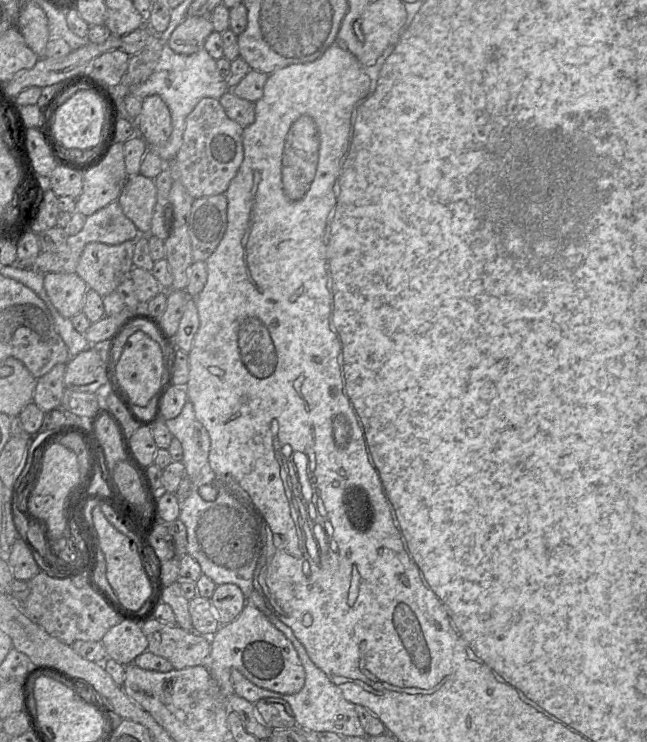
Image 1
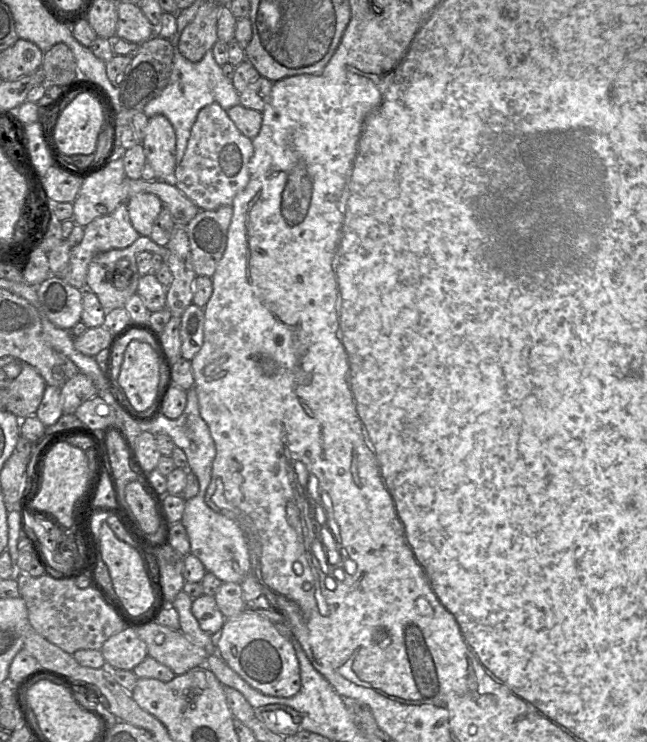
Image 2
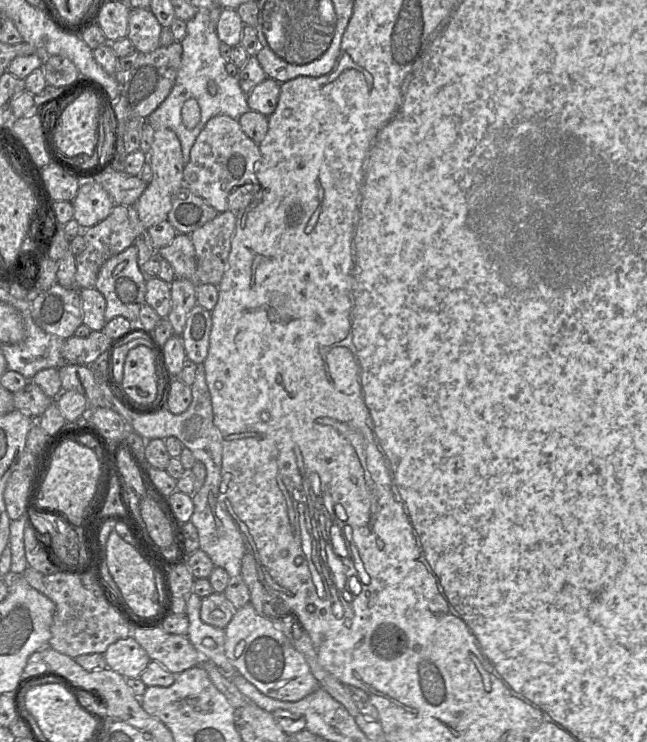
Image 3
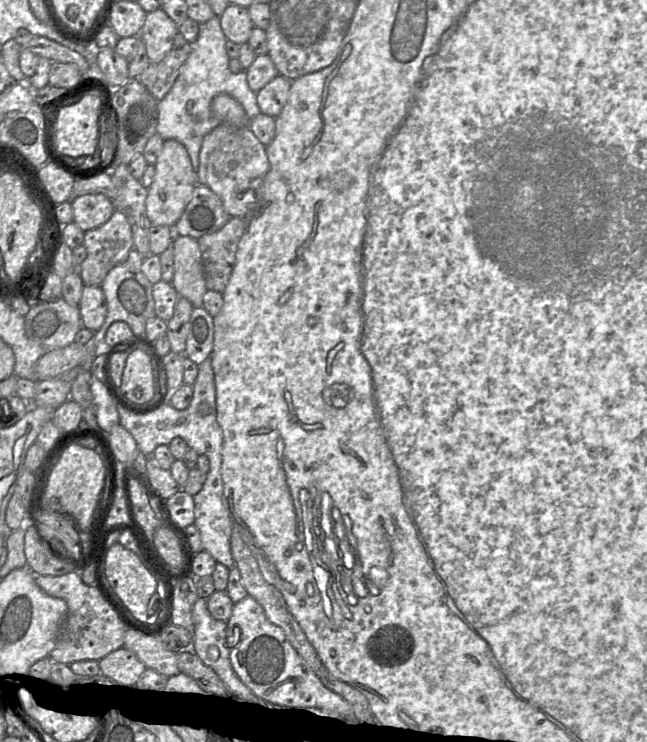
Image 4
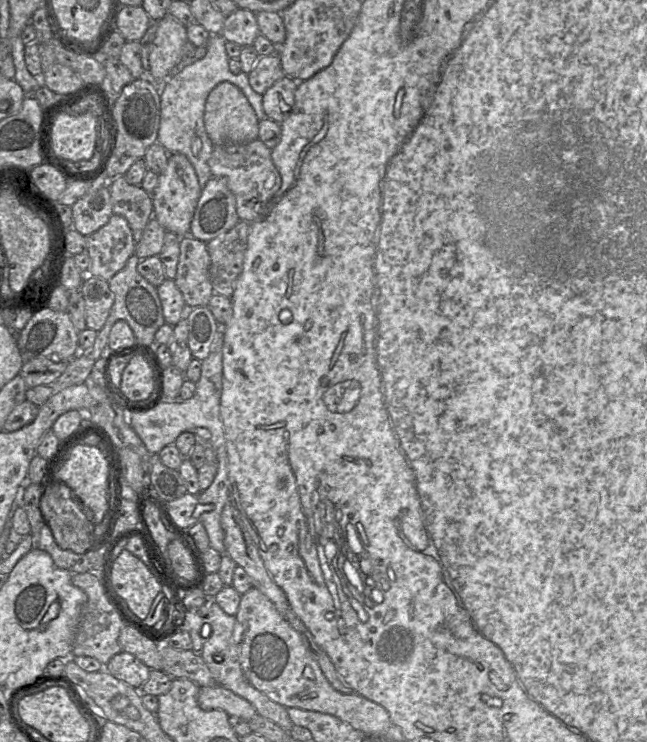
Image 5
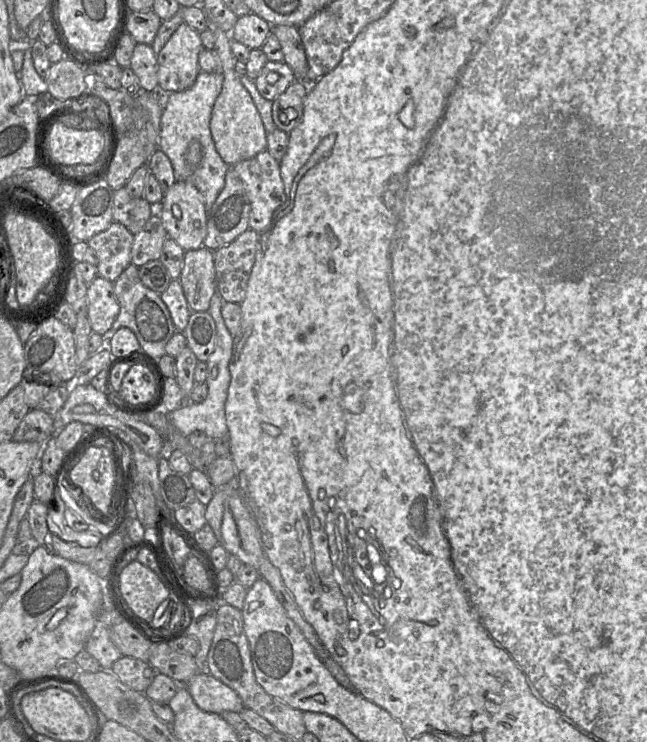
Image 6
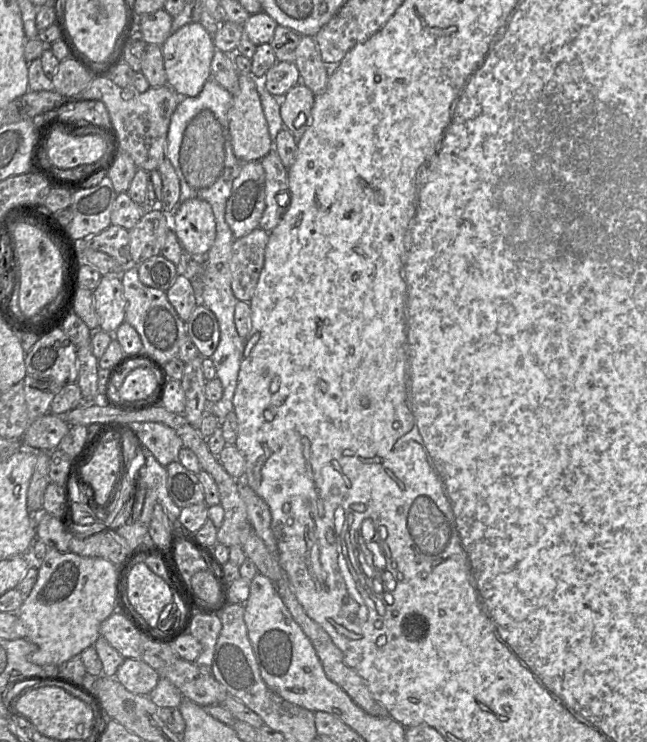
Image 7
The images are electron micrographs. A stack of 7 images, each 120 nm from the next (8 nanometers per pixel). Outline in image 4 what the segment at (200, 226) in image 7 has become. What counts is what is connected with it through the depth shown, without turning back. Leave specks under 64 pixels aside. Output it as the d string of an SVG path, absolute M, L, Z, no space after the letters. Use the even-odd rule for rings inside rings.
M164 140L160 155L154 164L155 174L150 187L147 188L146 214L151 225L161 225L173 228L192 198L197 183L188 152L180 142Z

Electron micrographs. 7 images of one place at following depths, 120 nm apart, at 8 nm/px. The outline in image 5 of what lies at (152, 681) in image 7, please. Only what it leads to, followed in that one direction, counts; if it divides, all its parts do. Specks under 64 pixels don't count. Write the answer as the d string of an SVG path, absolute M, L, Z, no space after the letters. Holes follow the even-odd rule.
M125 651L114 655L104 667L112 676L135 689L141 689L151 670L137 657Z

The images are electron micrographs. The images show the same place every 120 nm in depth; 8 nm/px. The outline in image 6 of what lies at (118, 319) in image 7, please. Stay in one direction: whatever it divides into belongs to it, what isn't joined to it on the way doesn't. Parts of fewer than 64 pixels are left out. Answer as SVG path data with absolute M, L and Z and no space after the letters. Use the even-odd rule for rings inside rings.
M96 276L88 284L87 300L87 317L90 327L93 332L104 335L109 331L119 313L113 282Z

